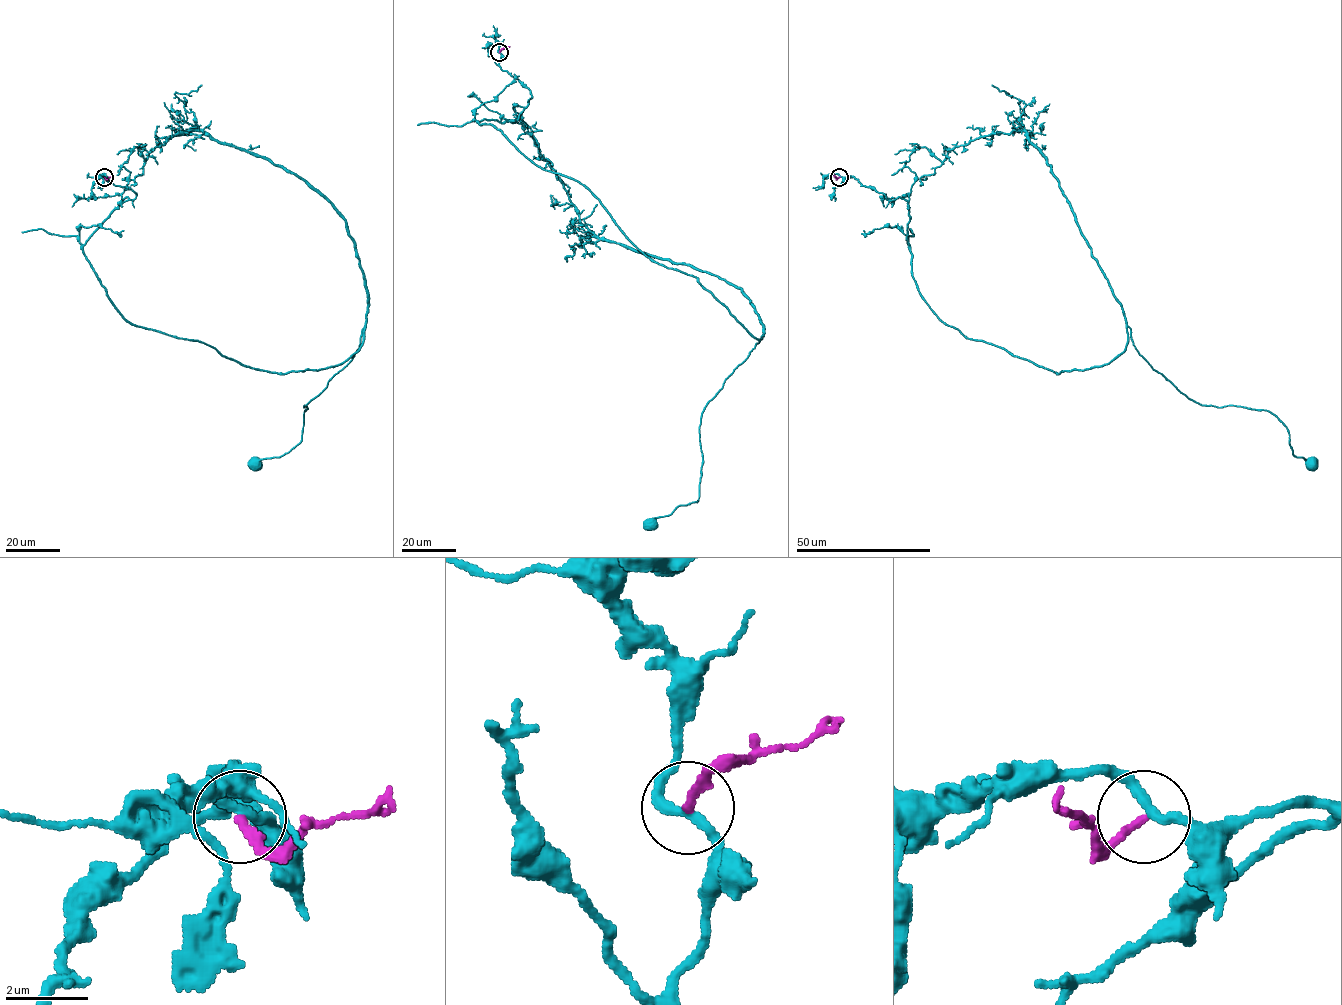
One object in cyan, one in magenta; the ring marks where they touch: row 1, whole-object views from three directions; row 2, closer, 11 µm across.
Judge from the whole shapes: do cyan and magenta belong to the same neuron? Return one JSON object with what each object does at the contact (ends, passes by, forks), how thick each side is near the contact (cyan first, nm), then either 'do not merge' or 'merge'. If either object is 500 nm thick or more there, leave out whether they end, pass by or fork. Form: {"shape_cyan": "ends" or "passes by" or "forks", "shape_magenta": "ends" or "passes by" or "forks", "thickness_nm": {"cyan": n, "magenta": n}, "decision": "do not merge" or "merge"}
{"shape_cyan": "passes by", "shape_magenta": "ends", "thickness_nm": {"cyan": 240, "magenta": 220}, "decision": "do not merge"}

